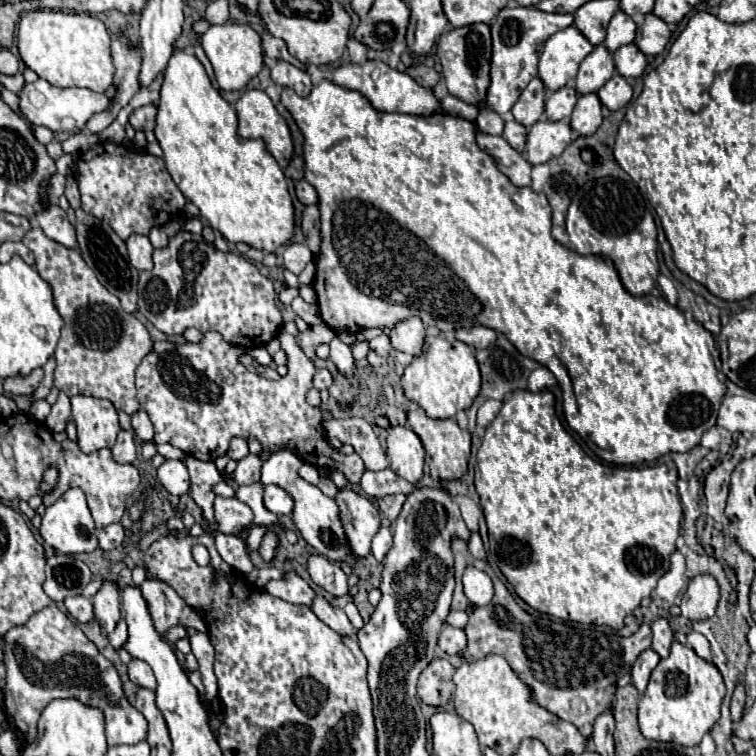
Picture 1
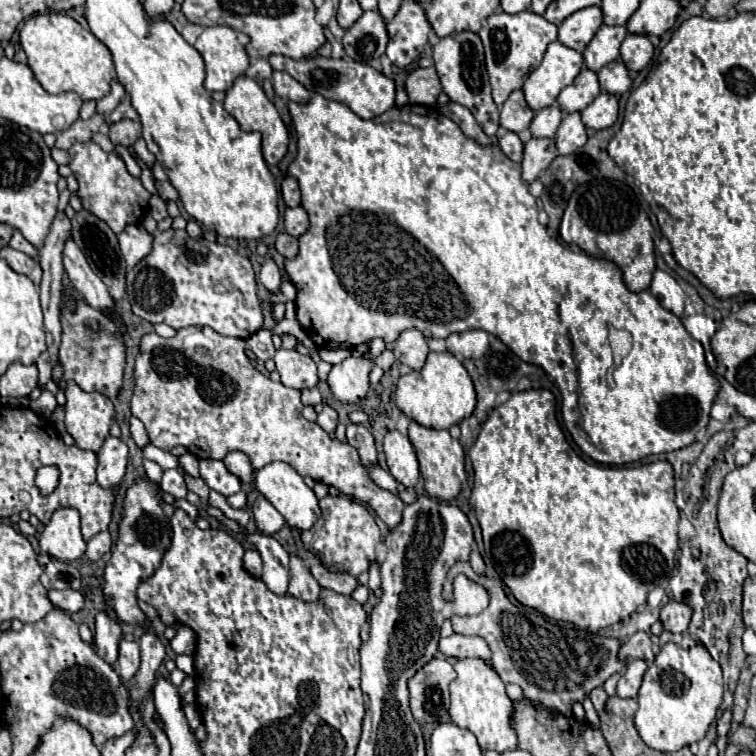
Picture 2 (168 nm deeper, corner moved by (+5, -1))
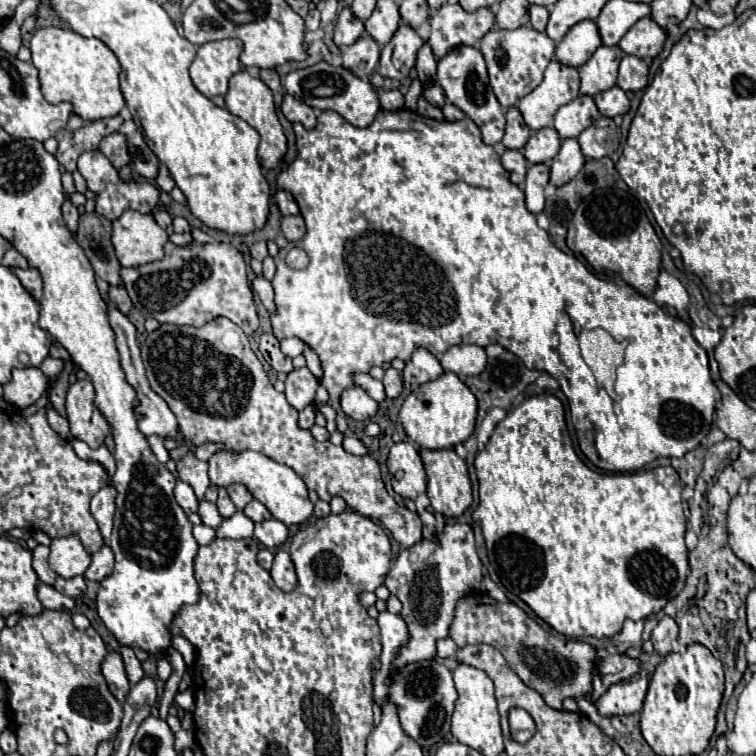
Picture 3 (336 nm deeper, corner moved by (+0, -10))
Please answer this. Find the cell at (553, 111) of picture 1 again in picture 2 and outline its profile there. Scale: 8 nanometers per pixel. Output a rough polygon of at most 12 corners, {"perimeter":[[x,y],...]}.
{"perimeter":[[558,105],[534,113],[530,133],[554,137],[562,113]]}

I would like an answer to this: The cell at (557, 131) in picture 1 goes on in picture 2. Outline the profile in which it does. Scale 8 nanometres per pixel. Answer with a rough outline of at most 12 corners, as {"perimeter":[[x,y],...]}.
{"perimeter":[[554,139],[524,145],[522,179],[532,183],[554,161]]}

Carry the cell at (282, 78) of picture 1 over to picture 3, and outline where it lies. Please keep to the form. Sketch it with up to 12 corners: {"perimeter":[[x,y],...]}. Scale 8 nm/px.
{"perimeter":[[283,96],[281,112],[289,122],[315,126],[315,110],[293,96]]}

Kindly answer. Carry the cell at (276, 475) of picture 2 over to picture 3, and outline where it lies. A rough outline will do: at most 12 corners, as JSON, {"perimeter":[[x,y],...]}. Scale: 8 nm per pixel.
{"perimeter":[[215,452],[211,484],[243,482],[273,518],[305,524],[301,476],[257,452]]}

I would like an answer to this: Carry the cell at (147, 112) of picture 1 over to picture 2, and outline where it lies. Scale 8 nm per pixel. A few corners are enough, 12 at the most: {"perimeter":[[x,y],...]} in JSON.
{"perimeter":[[122,119],[110,125],[114,145],[130,149],[140,137],[140,121]]}

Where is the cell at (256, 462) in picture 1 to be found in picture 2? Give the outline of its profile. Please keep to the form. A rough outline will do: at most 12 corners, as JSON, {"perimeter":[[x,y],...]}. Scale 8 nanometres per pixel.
{"perimeter":[[200,459],[200,477],[212,491],[230,497],[240,481],[216,459]]}

